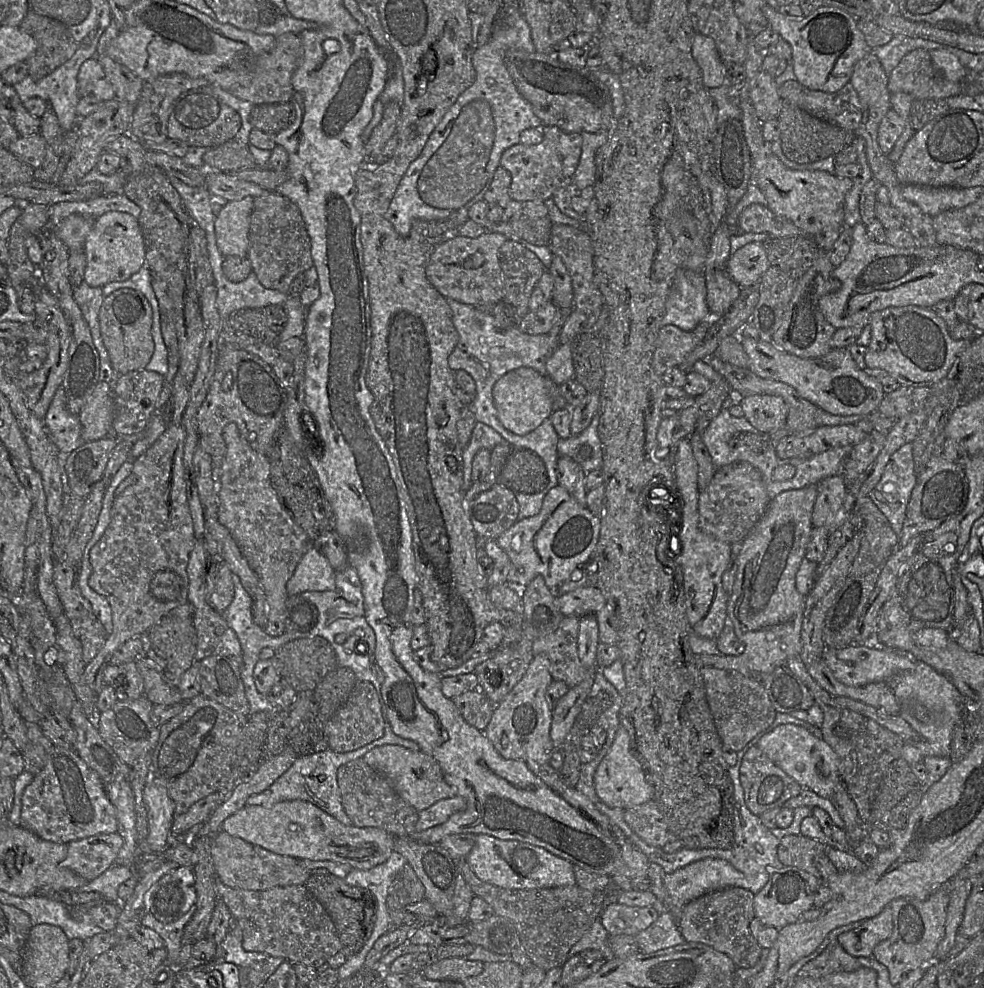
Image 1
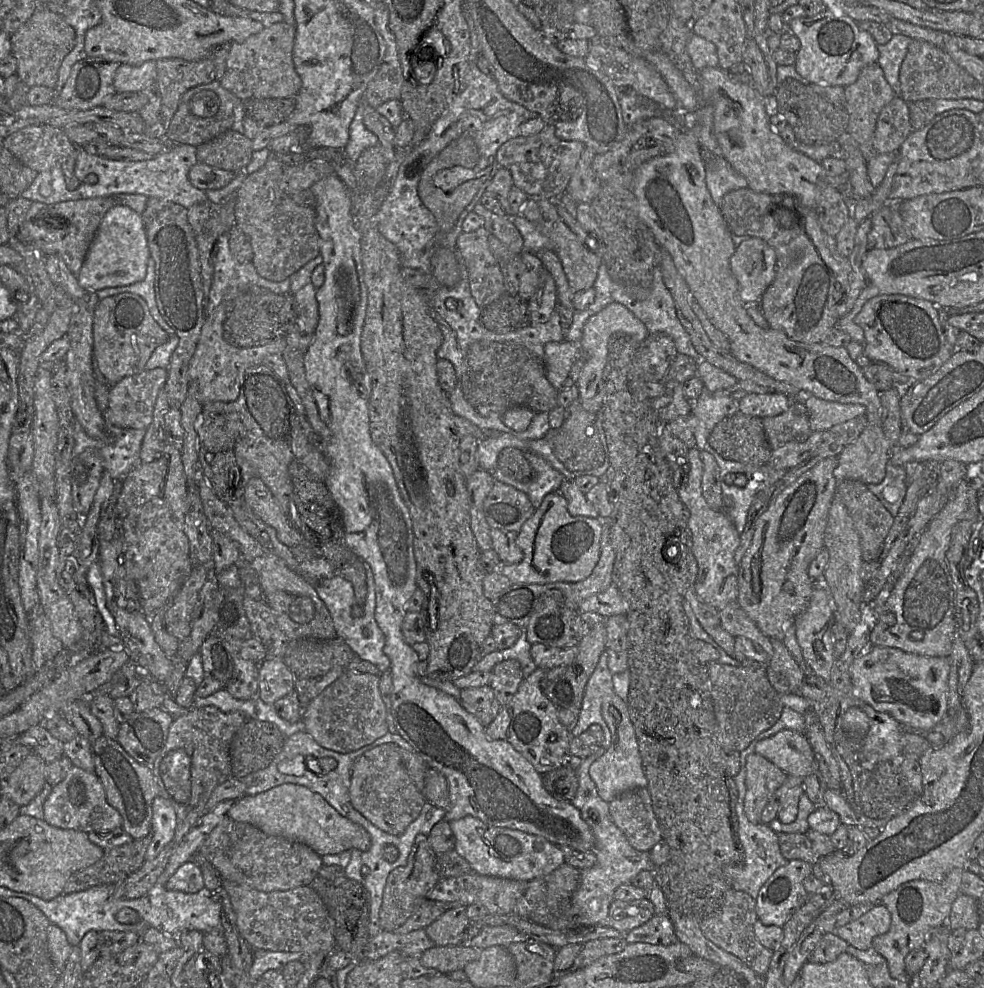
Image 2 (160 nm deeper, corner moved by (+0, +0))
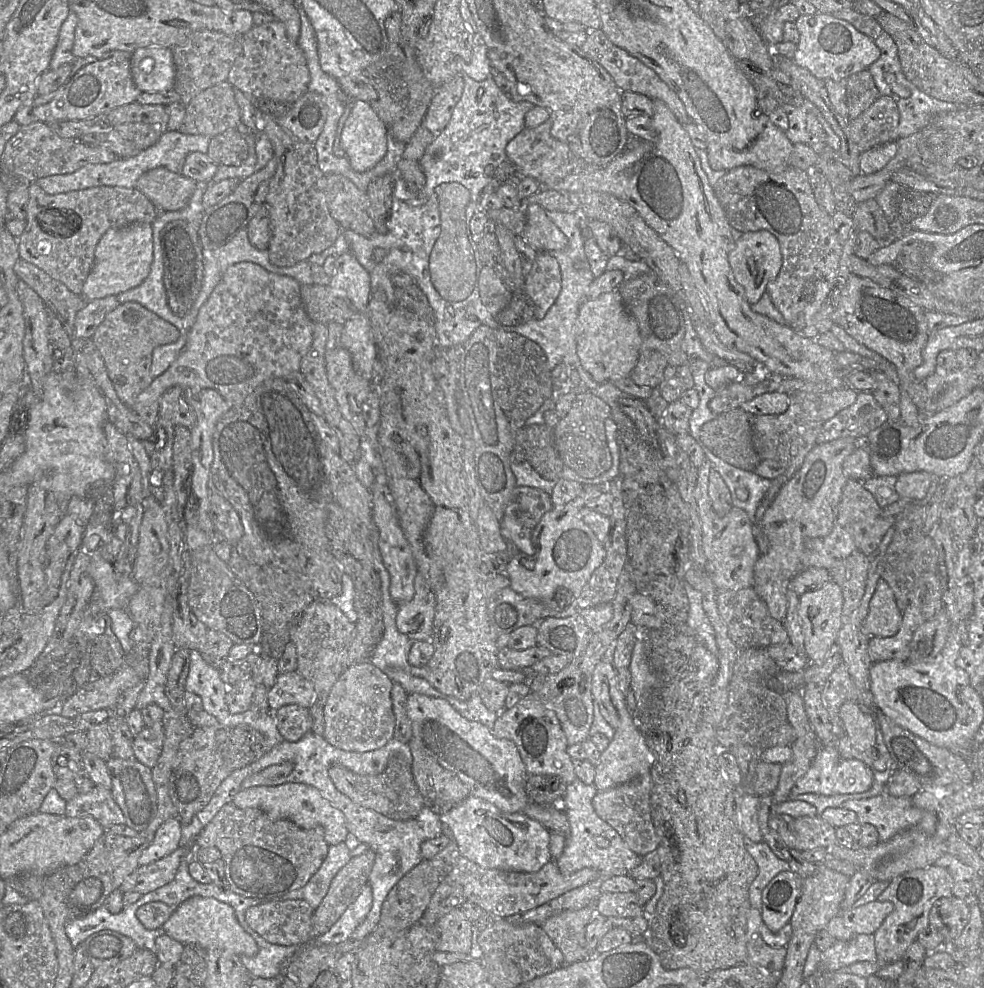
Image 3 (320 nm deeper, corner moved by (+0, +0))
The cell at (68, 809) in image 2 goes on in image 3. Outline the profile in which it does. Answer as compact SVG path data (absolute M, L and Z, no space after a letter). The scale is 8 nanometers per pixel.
M94 786L87 793L79 793L67 801L65 815L68 817L92 817L104 830L123 824L125 818L109 789Z

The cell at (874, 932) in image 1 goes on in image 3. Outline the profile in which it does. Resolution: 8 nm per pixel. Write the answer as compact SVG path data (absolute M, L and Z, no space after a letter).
M875 900L856 908L845 909L841 912L841 919L843 925L854 935L873 935L893 909L891 902Z

